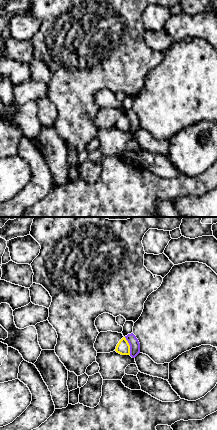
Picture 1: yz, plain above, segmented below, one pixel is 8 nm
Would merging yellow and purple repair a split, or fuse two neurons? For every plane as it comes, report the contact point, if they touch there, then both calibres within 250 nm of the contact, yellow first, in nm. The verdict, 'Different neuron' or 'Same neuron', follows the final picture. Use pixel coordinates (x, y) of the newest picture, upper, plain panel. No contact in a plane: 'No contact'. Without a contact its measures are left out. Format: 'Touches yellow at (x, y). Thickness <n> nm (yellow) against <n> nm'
Touches yellow at (129, 122). Thickness 110 nm (yellow) against 80 nm

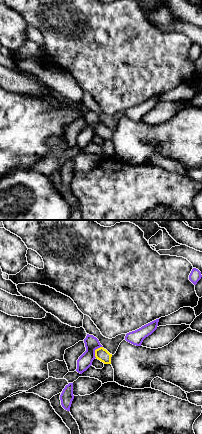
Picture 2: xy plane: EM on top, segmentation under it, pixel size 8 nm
Touches yellow at (95, 126). Thickness 100 nm (yellow) against 110 nm

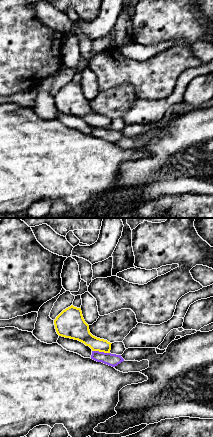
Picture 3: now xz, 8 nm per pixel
Touches yellow at (101, 127). Thickness 160 nm (yellow) against 100 nm

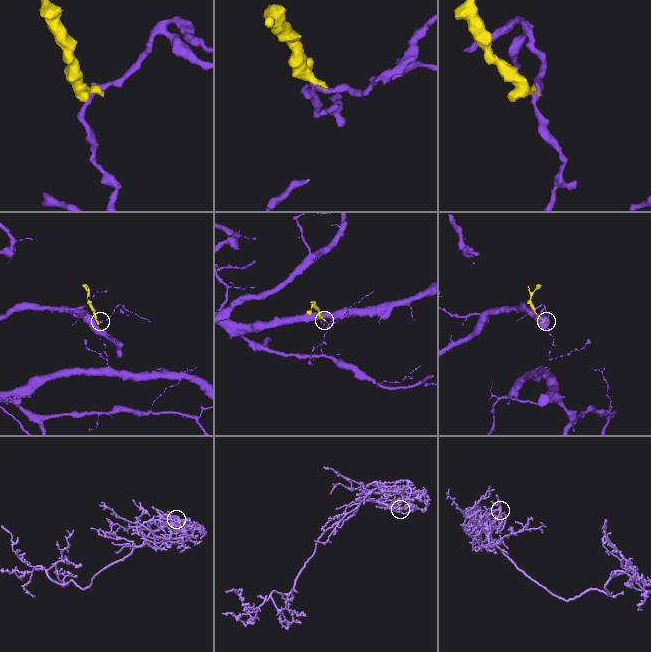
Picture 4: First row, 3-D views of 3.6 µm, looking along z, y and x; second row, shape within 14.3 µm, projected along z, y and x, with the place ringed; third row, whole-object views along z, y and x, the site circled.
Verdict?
Different neuron

